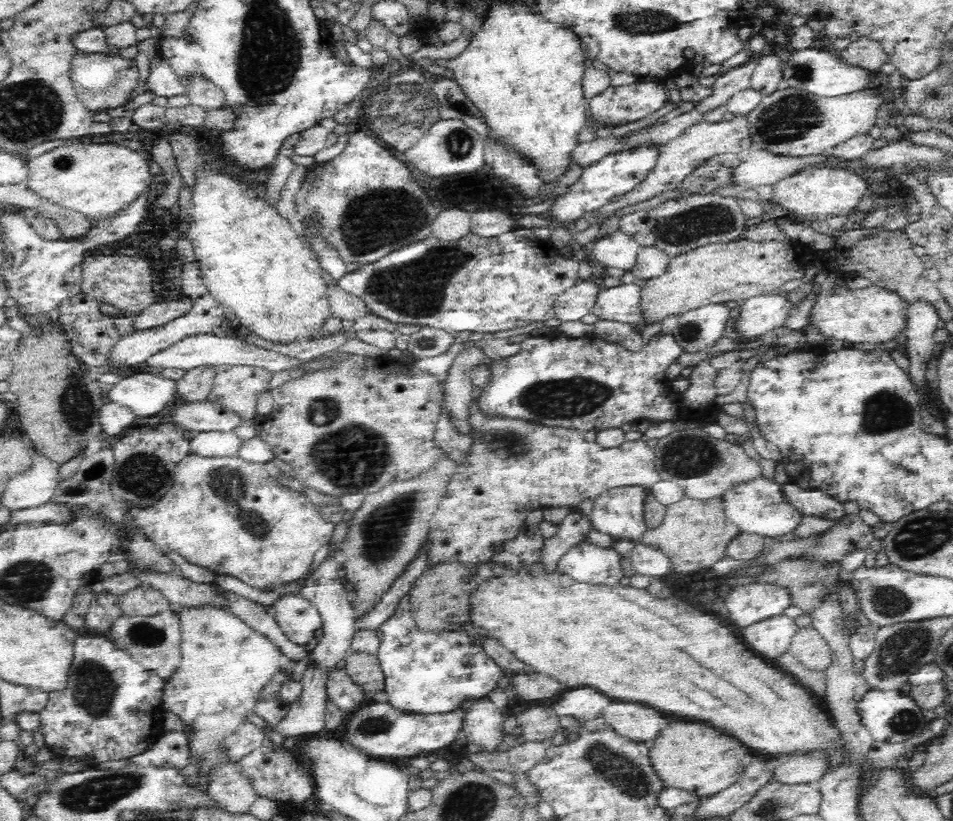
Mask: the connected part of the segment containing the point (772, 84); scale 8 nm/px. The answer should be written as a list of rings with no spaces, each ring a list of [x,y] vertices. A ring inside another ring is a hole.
[[[774,52],[758,56],[758,66],[750,77],[750,88],[760,95],[776,92],[783,85],[783,62]]]

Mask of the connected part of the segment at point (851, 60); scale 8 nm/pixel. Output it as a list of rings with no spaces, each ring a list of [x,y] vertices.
[[[861,37],[836,53],[846,64],[858,66],[872,73],[879,72],[884,64],[890,62],[890,55],[880,42]]]

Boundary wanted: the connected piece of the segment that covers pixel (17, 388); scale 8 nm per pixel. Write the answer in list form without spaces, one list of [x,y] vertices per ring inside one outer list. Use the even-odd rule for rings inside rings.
[[[42,322],[35,334],[23,335],[22,342],[18,344],[18,350],[11,359],[14,361],[14,367],[7,382],[10,391],[18,397],[17,413],[22,419],[24,438],[59,466],[68,464],[76,456],[84,456],[88,448],[87,443],[103,431],[99,415],[104,404],[100,394],[105,389],[90,378],[90,375],[84,376],[84,366],[69,354],[67,338],[59,323]],[[80,412],[86,416],[80,416]],[[46,434],[56,434],[54,438],[80,440],[40,440],[46,438]]]

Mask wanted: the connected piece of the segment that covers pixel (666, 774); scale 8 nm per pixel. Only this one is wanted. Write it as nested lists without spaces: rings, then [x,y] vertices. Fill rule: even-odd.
[[[674,722],[662,732],[662,736],[650,748],[649,759],[666,786],[674,786],[690,792],[692,796],[705,799],[716,796],[740,780],[747,760],[744,758],[744,752],[746,752],[746,746],[742,746],[736,738],[722,734],[712,726],[706,726],[700,722],[690,722],[690,724]]]

